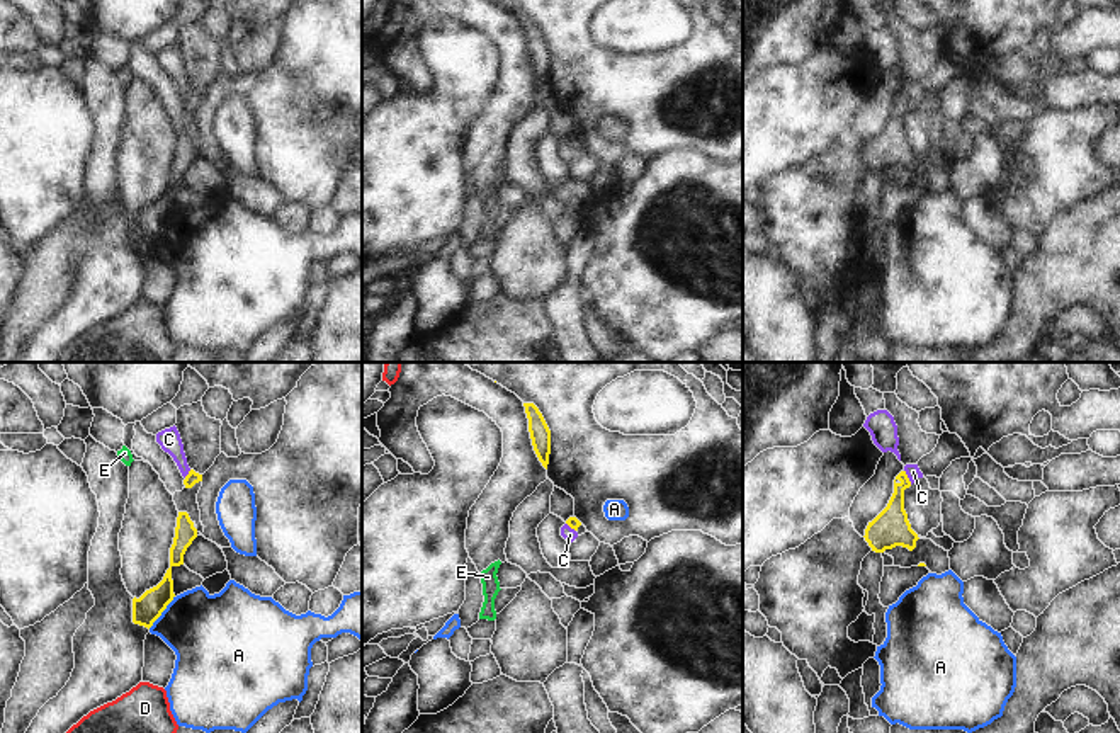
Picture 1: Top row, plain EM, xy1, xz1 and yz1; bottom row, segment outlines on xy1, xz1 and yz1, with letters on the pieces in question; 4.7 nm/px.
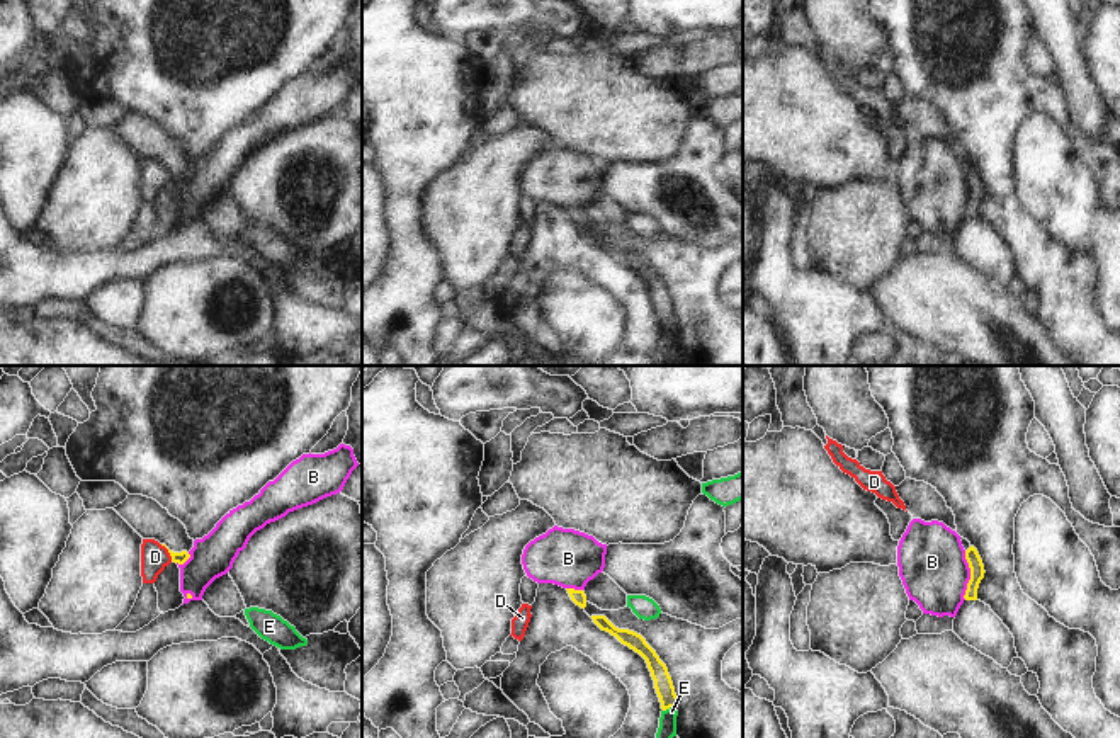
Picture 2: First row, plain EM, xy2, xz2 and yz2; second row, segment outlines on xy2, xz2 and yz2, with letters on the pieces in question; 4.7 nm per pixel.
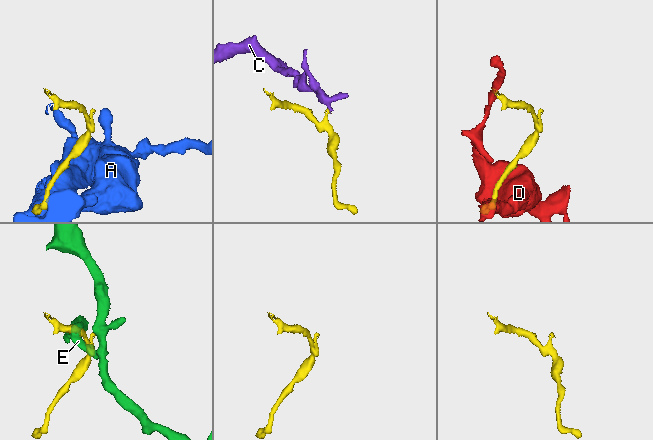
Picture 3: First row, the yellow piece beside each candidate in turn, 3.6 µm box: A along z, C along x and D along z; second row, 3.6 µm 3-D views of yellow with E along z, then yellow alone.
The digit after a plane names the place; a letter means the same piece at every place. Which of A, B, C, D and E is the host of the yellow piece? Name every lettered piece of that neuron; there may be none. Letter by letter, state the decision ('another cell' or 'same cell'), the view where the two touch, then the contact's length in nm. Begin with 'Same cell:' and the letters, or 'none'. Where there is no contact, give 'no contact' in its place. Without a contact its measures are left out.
Same cell: none
A: another cell; meets yellow in xy1; contact 200 nm long
B: another cell; meets yellow in yz2; contact 240 nm long
C: another cell; meets yellow in yz1; contact 80 nm long
D: another cell; meets yellow in xy2; contact 100 nm long
E: another cell; meets yellow in xz2; contact 70 nm long

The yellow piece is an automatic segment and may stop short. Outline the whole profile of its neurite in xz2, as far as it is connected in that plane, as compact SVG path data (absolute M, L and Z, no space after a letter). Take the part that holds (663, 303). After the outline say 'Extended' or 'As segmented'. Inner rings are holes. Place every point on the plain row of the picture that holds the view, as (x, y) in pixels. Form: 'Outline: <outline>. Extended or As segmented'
Outline: M591 235L591 238L602 250L610 252L622 264L629 265L646 279L651 296L654 299L654 308L659 316L661 328L666 330L670 326L676 326L678 316L675 313L668 287L659 279L656 270L646 262L646 258L634 250L615 247L605 235Z. As segmented.

